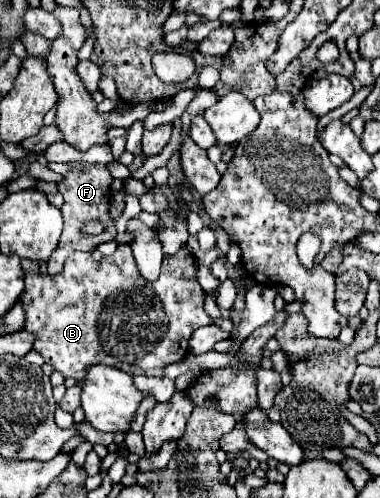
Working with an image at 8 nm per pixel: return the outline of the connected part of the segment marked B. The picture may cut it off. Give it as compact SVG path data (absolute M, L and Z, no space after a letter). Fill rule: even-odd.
M119 245L109 257L99 251L73 251L59 275L27 273L25 291L19 301L27 313L25 329L35 335L35 351L65 379L71 377L75 381L83 381L87 369L93 365L111 365L125 373L141 371L147 377L165 377L165 367L187 355L191 335L199 327L211 325L211 319L203 311L205 291L197 283L197 265L187 249L181 249L173 257L163 257L161 277L157 281L145 281L137 273L129 245Z

